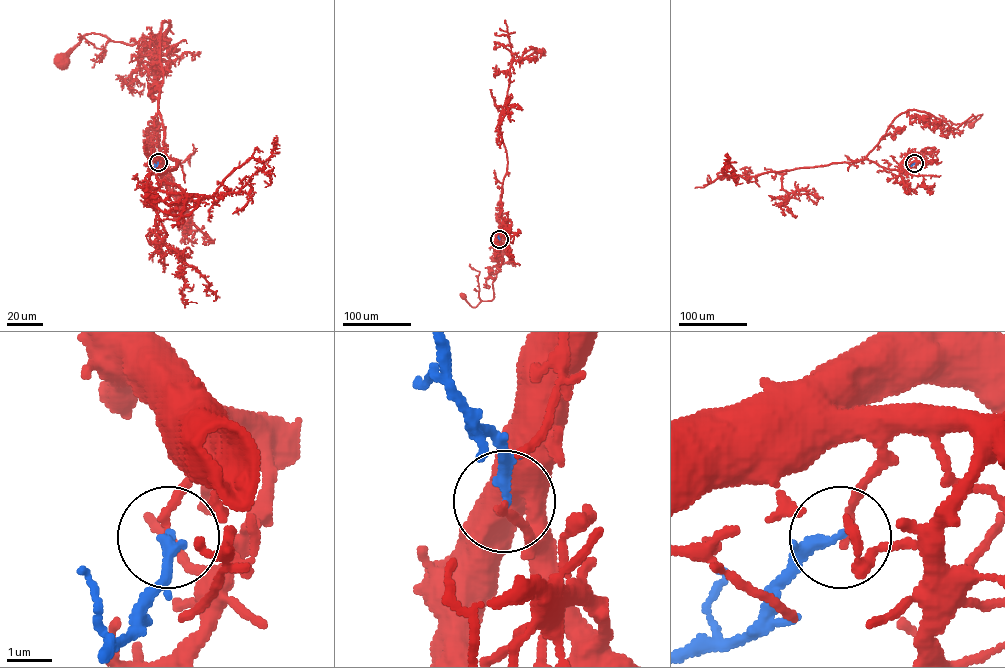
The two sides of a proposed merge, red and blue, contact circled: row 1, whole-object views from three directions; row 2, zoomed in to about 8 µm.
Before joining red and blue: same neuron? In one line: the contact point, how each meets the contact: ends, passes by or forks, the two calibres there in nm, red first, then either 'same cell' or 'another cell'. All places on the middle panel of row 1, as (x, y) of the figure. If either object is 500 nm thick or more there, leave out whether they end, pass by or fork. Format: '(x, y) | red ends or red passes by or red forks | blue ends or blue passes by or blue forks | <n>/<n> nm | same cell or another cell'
(499, 239) | red ends | blue ends | 160/260 nm | another cell

